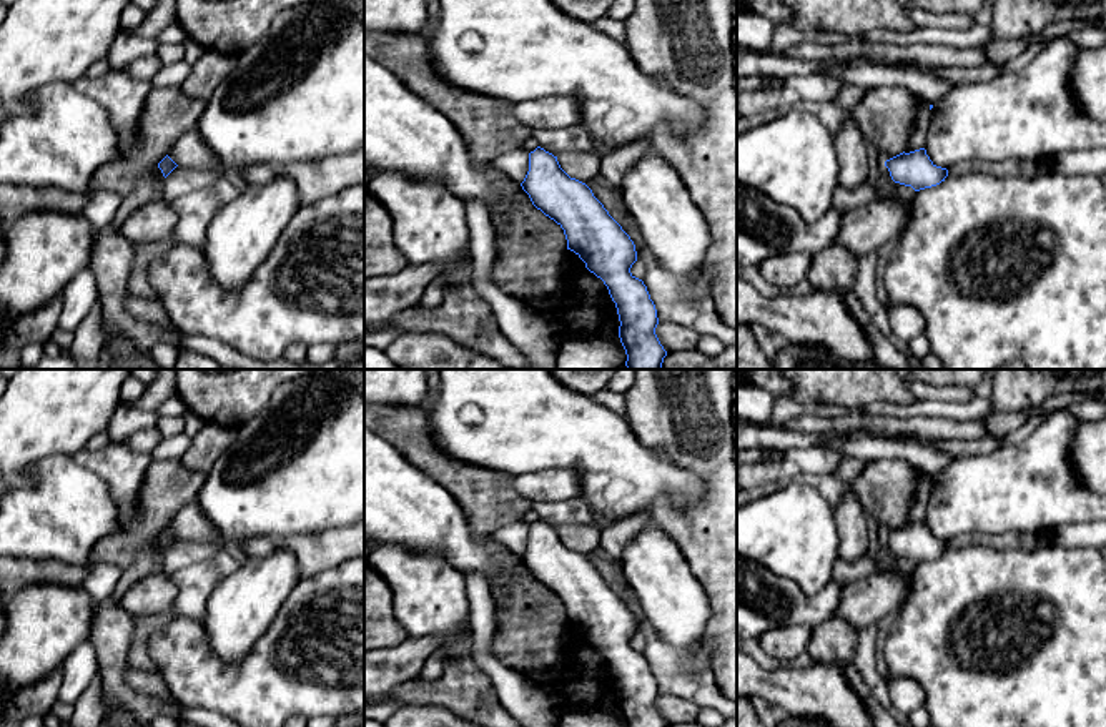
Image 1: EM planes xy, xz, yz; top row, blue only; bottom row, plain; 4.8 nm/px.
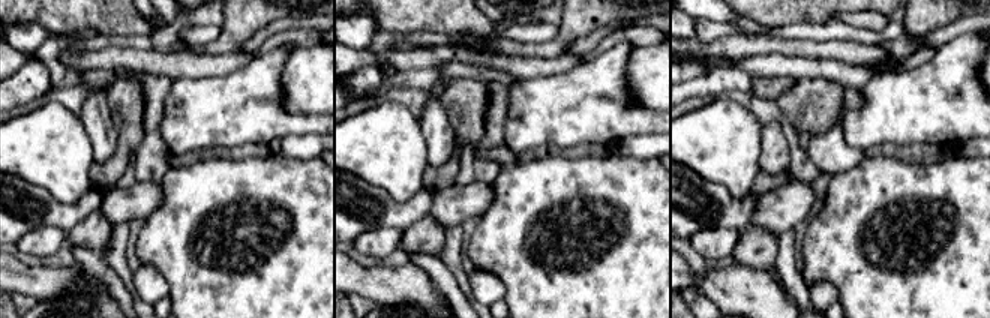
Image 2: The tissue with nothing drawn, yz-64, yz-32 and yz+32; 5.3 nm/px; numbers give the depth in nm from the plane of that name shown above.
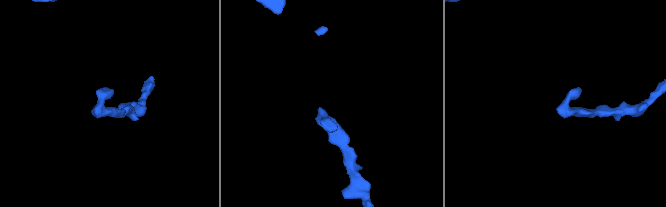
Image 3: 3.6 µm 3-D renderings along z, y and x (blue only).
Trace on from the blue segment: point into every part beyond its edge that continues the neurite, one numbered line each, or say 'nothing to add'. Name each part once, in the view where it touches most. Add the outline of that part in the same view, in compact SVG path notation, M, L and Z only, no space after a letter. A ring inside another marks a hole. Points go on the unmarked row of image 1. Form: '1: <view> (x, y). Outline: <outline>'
nothing to add

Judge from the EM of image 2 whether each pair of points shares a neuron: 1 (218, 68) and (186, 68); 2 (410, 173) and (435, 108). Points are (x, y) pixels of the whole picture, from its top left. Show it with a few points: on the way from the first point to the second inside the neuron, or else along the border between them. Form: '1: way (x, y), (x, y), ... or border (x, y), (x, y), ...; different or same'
1: way (210, 68), (194, 68); same
2: border (417, 117), (429, 165); different

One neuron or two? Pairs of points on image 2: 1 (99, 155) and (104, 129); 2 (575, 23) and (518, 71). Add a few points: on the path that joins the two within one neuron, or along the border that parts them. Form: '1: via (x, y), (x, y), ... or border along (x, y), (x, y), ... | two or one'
1: via (102, 149), (102, 135) | one
2: border along (564, 51), (551, 57), (500, 54) | two

